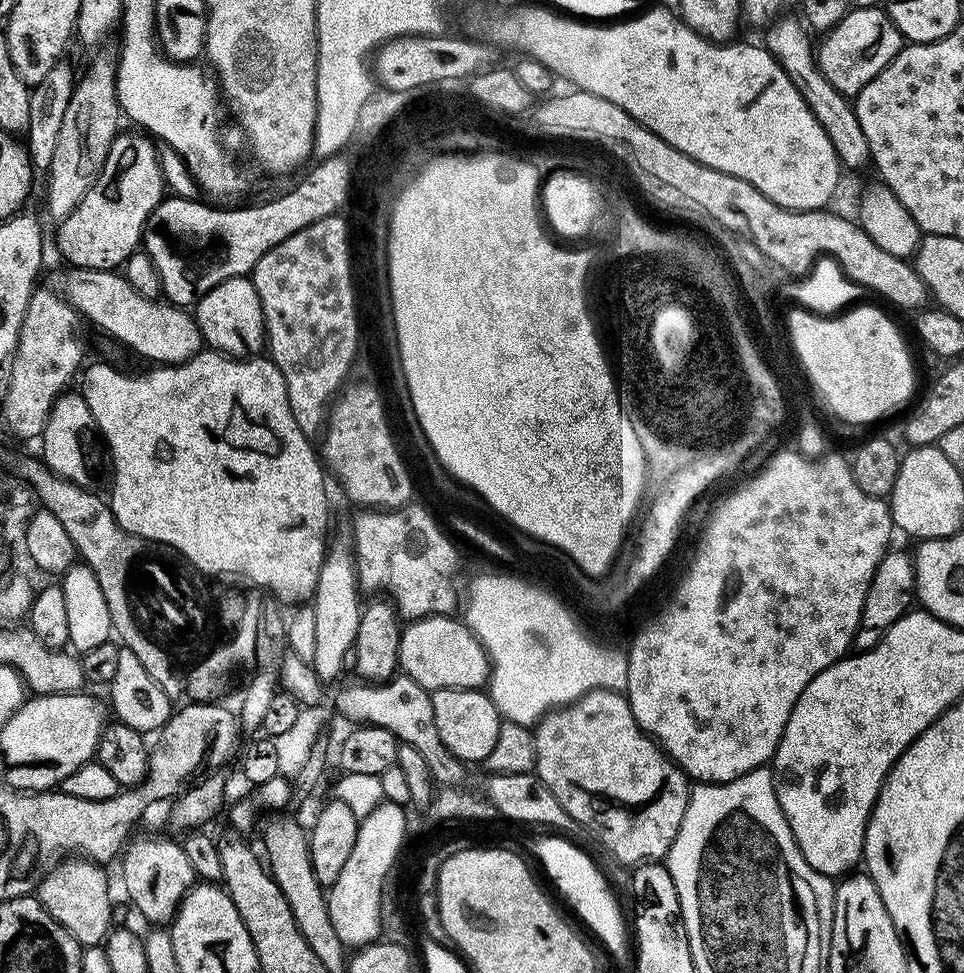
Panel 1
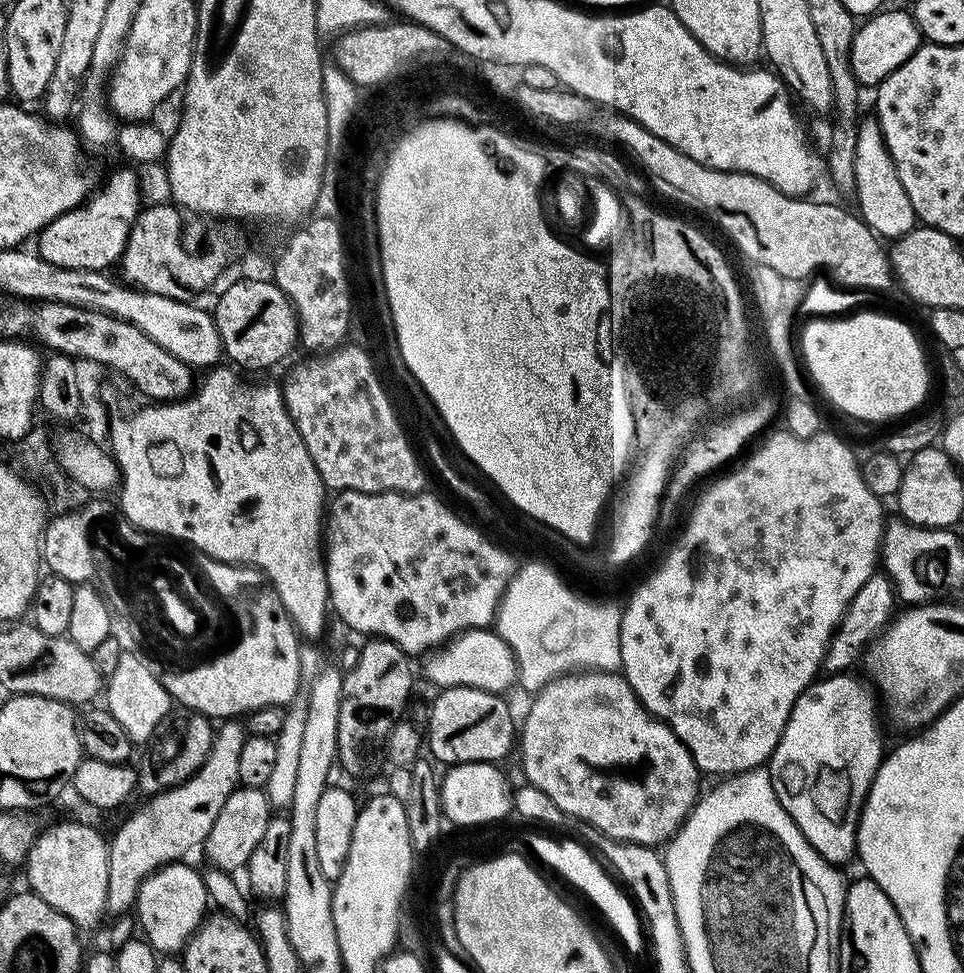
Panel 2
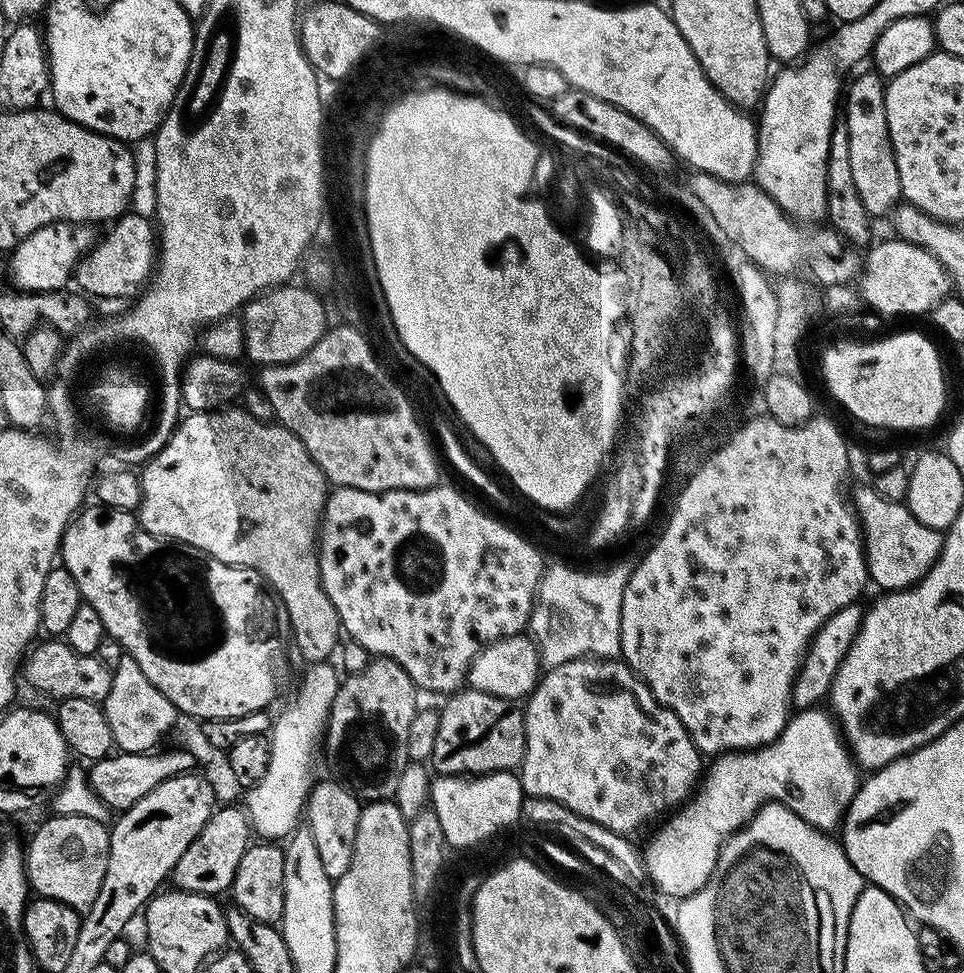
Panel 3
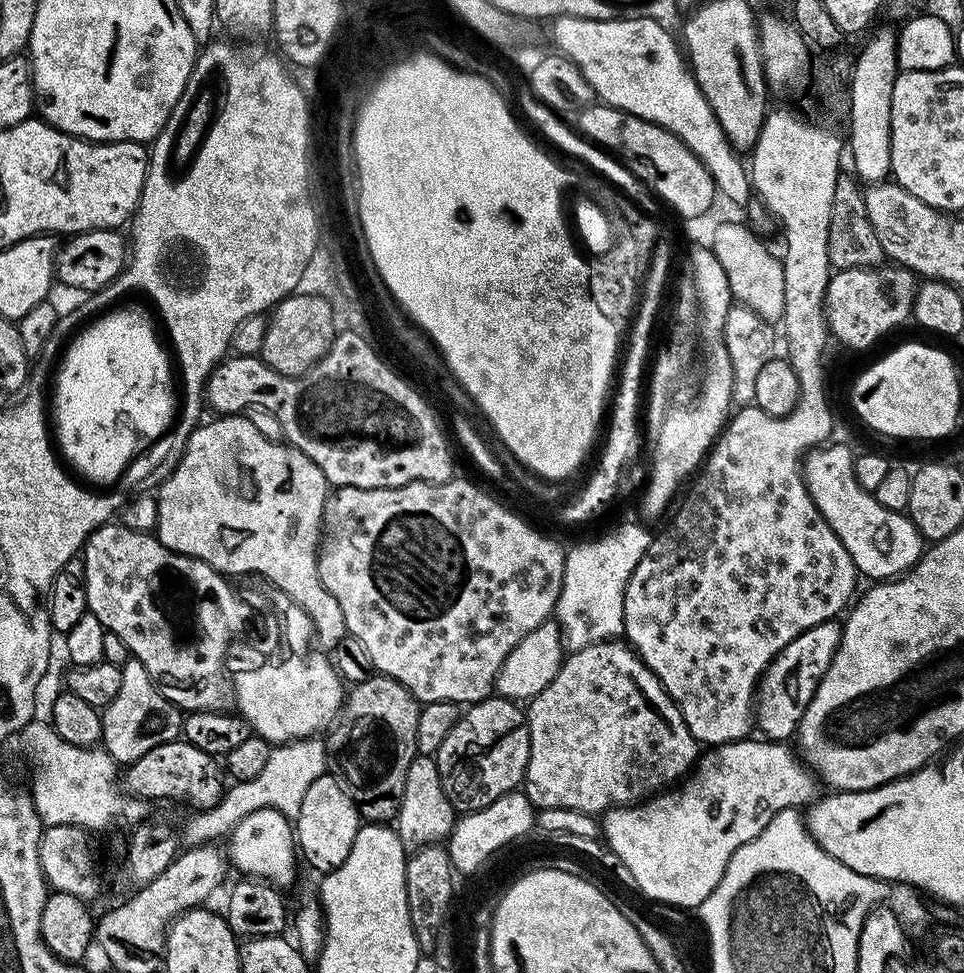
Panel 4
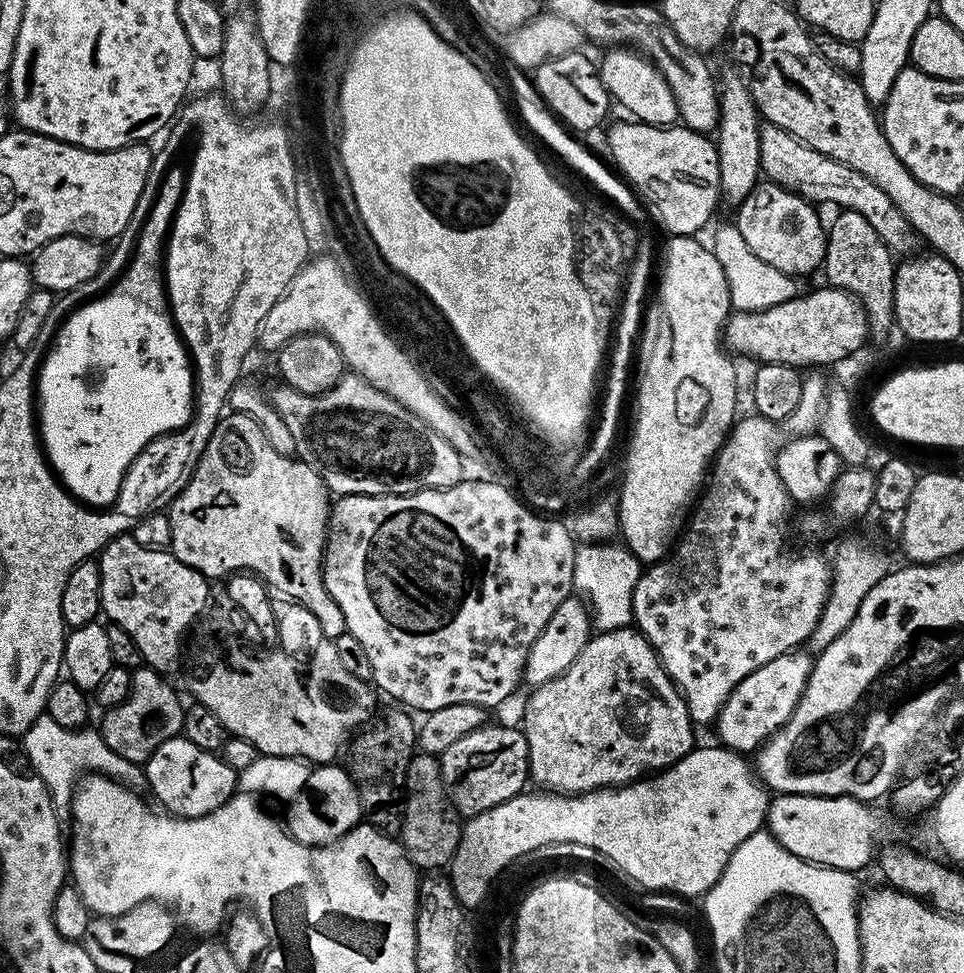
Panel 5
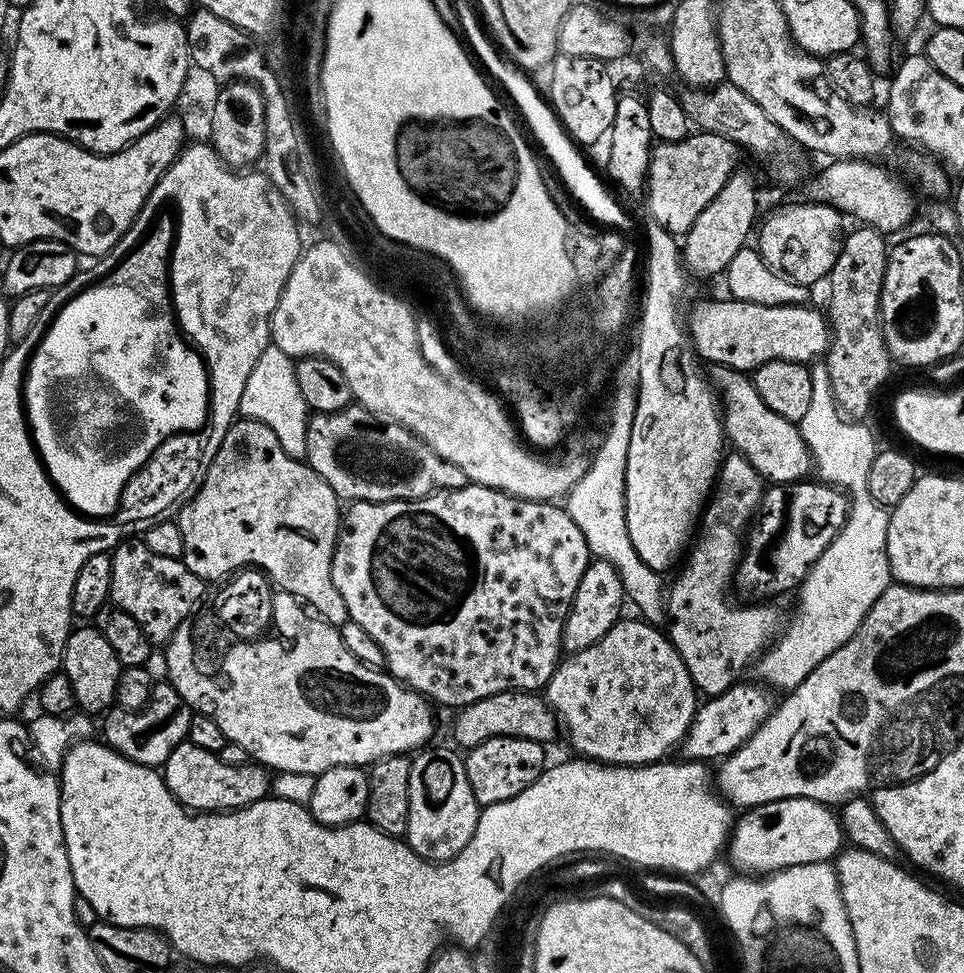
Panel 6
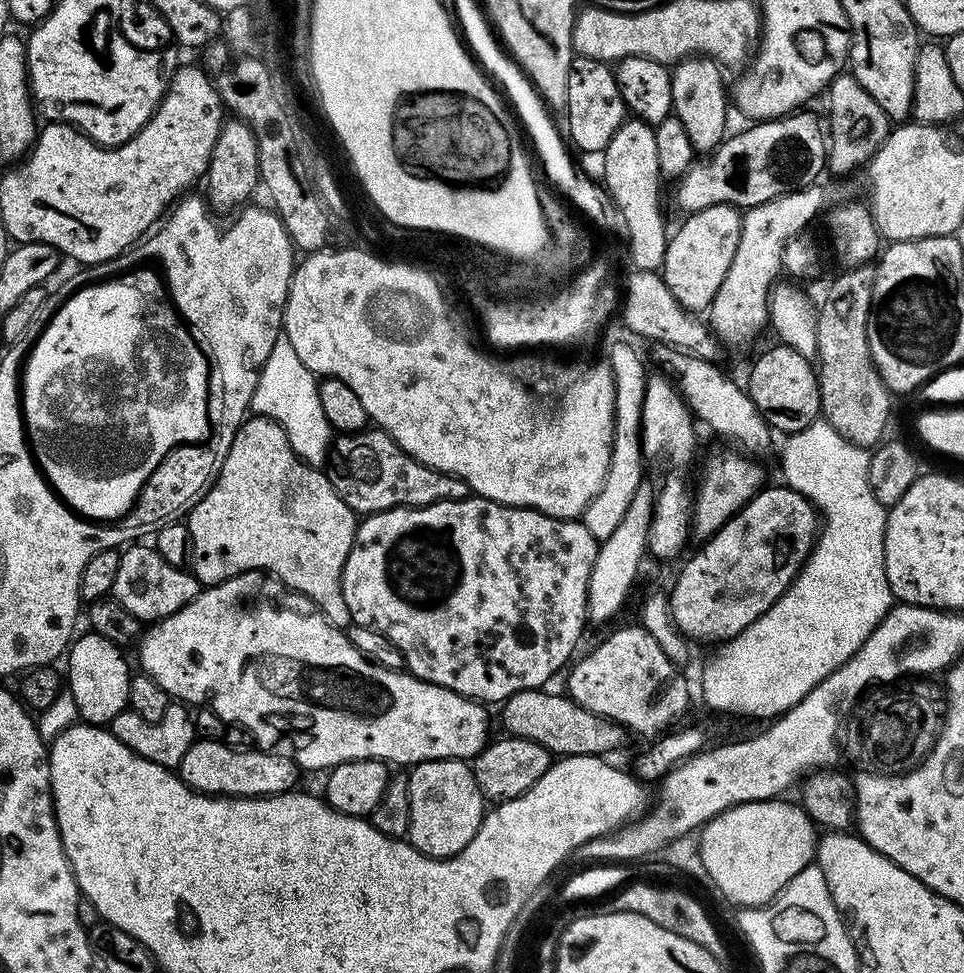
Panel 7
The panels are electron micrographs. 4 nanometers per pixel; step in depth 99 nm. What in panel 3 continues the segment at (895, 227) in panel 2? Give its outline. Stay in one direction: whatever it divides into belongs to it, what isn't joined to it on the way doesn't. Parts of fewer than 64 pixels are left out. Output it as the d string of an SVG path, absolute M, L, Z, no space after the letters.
M875 71L864 72L852 85L846 88L846 104L848 100L848 141L850 142L850 166L854 173L854 186L858 186L858 198L862 198L862 206L866 206L869 217L887 217L901 203L900 175L894 158L894 150L888 133L886 122L886 98L884 97L885 81Z

